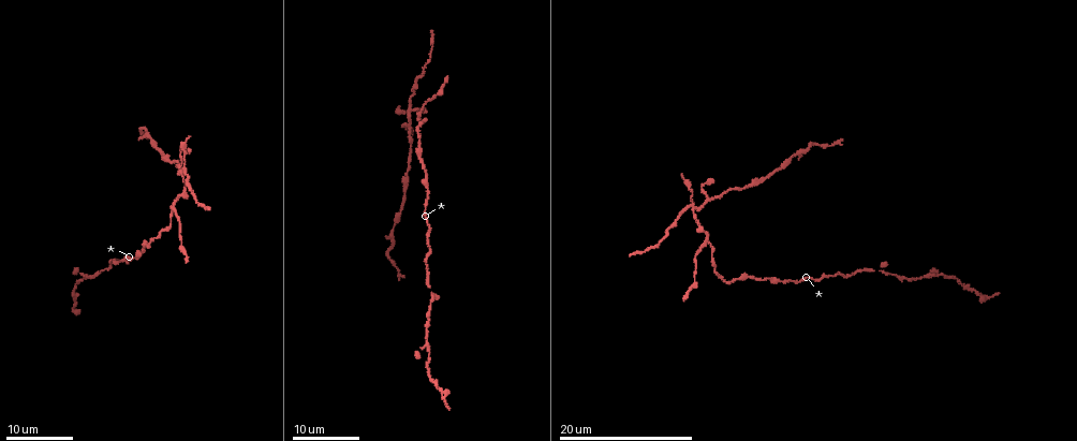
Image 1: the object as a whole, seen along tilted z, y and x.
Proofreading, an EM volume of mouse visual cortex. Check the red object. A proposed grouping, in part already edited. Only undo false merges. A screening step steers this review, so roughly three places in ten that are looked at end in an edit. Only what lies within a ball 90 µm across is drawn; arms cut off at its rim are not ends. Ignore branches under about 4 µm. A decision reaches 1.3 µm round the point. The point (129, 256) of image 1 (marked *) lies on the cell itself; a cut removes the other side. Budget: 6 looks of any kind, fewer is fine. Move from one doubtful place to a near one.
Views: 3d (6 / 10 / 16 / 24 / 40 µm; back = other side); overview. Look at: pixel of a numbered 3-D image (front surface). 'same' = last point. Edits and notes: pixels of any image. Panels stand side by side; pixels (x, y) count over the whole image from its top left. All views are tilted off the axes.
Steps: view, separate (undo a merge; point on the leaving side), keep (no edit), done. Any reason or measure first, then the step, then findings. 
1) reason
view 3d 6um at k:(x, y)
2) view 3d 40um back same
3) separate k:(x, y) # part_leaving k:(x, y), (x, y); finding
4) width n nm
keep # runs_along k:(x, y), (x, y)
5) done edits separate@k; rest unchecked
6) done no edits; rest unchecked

thick turns thin
view 3d 16um at 1:(440, 386)

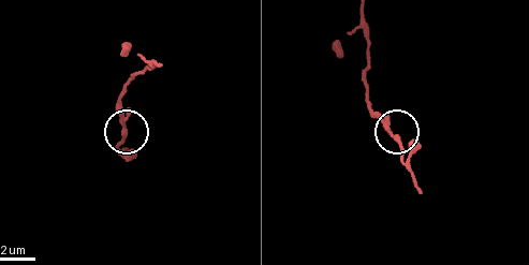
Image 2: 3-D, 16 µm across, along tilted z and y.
view 3d 10um at 2:(394, 136)

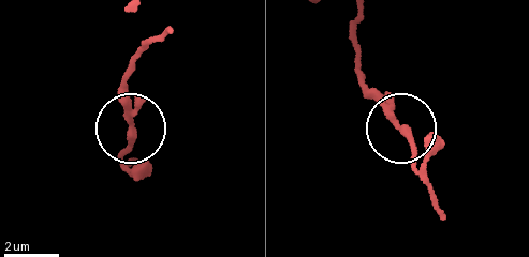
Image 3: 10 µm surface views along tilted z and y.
zoom in
view 3d 6um at 3:(399, 129)

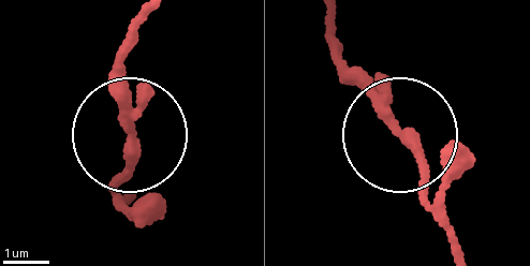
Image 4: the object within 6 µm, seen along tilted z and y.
keep # runs_along 4:(326, 18), (341, 75), (409, 144), (438, 210); all the same cell

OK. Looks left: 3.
a fork
view 3d 24um at 1:(709, 240)

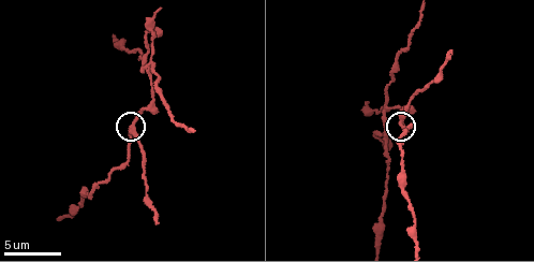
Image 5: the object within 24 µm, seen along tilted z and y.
closer look
view 3d 6um at 5:(131, 126)

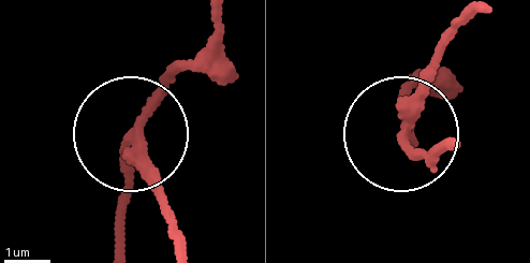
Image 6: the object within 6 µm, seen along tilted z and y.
side_arm 12 um
separate 6:(157, 167) # part_leaving 6:(137, 129), (178, 251); a second cell is stuck on

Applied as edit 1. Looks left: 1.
four-way junction
view 3d 10um at 5:(146, 67)

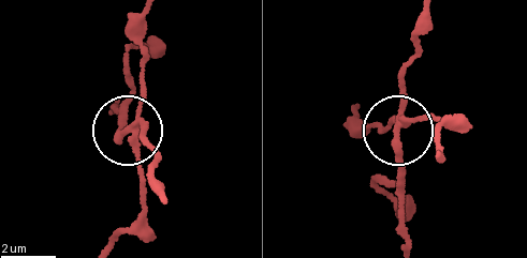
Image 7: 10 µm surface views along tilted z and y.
width 220 nm
separate 7:(400, 165) # part_leaving 7:(398, 126), (393, 151), (400, 245); a second cell is stuck on

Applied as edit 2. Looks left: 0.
done edits separate@6, separate@7; rest unchecked

